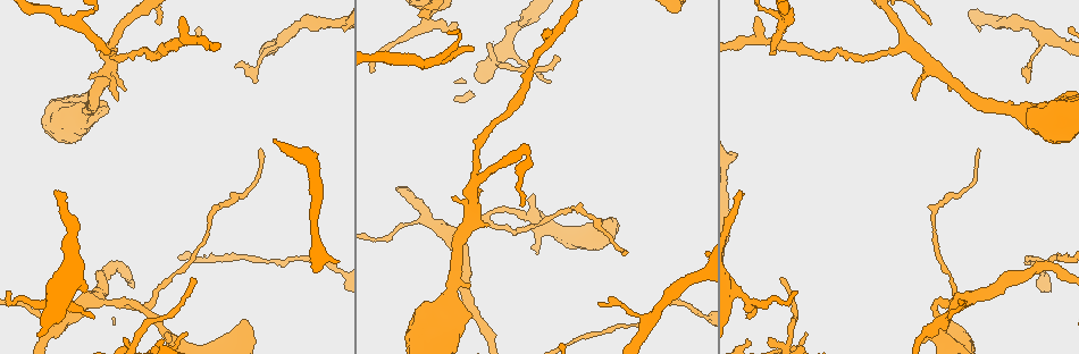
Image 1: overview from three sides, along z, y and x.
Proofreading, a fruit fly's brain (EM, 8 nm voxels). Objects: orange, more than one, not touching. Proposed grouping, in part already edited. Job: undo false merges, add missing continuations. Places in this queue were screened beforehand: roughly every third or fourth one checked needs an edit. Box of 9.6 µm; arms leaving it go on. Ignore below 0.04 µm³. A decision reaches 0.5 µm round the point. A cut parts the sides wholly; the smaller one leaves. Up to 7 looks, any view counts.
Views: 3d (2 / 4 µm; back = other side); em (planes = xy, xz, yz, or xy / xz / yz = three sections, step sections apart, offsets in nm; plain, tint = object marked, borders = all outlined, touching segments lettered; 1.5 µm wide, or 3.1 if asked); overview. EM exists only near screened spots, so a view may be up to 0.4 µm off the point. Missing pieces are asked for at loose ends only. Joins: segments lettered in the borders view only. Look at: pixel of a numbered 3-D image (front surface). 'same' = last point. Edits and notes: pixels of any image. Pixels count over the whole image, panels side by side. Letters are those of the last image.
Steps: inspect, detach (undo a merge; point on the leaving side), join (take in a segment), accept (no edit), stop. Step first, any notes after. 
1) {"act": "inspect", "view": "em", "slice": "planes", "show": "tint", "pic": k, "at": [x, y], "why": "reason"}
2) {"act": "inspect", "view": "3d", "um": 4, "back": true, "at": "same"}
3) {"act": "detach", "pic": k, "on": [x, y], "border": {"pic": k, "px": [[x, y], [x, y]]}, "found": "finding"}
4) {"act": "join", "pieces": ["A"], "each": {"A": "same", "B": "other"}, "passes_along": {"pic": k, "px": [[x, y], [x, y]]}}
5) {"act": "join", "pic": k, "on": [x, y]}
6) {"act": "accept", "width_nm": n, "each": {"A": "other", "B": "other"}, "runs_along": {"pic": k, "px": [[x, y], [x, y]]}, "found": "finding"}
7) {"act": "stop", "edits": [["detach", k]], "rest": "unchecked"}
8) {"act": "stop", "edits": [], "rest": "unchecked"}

{"act": "inspect", "view": "3d", "um": 4, "pic": 1, "at": [57, 192], "why": "long arm stops here"}

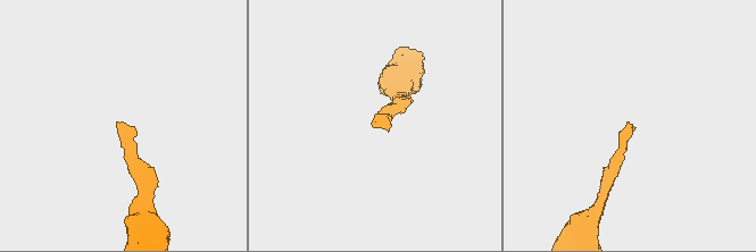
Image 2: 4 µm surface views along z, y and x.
{"act": "inspect", "view": "em", "slice": "planes", "show": "borders", "pic": 2, "at": [626, 121], "why": "need the tissue"}

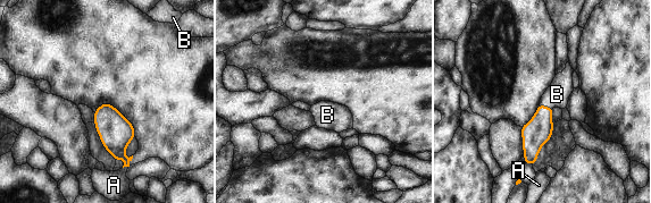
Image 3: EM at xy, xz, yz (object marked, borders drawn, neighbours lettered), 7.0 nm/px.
{"act": "join", "pieces": ["B"], "width_nm": 160, "each": {"A": "other", "B": "same"}, "found": "it goes on there"}

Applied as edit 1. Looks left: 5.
{"act": "inspect", "view": "em", "slice": "xz", "step": 4, "show": "borders", "pic": 1, "at": [108, 55], "why": "an open end"}

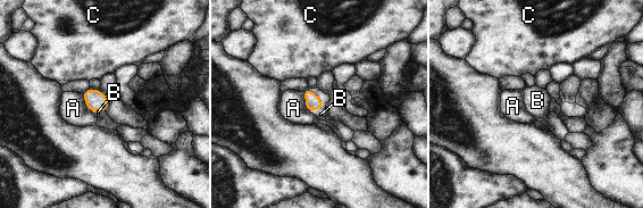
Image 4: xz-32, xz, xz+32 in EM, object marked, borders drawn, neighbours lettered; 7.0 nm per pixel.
{"act": "inspect", "view": "em", "slice": "planes", "show": "borders", "at": "same", "why": "another direction"}

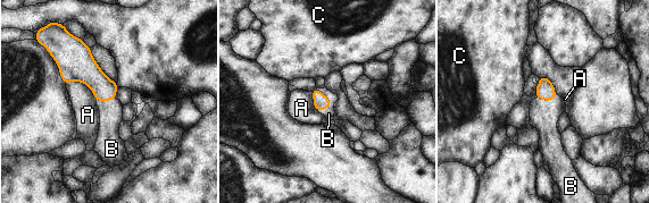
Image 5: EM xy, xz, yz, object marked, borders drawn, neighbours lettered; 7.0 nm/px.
{"act": "join", "pieces": ["B"], "each": {"A": "other", "B": "same", "C": "other"}, "passes_along": {"pic": 5, "px": [[321, 102], [327, 99], [329, 113]]}, "found": "it goes on there"}

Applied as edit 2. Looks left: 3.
{"act": "inspect", "view": "3d", "um": 2, "pic": 1, "at": [92, 318], "why": "branch stops here"}

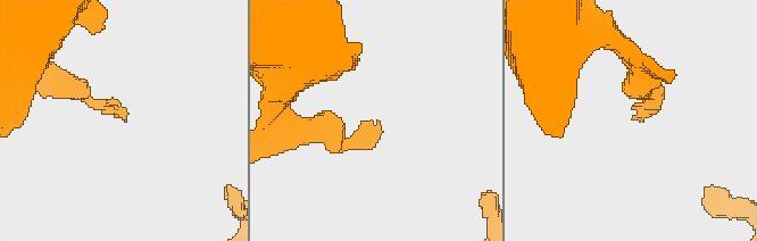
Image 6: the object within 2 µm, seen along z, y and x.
{"act": "inspect", "view": "em", "slice": "xz", "step": 4, "show": "plain", "pic": 6, "at": [124, 118]}

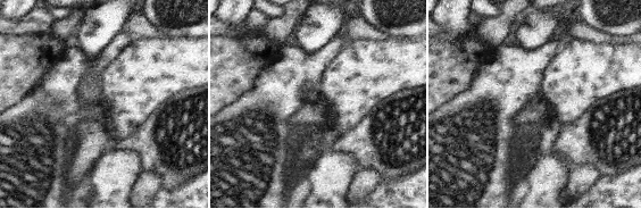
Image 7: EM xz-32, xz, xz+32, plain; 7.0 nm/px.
{"act": "inspect", "view": "em", "slice": "xz", "step": 4, "show": "borders", "at": "same", "why": "what lies round it"}

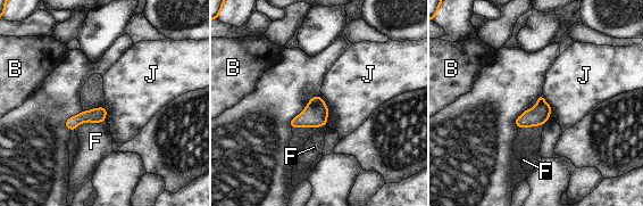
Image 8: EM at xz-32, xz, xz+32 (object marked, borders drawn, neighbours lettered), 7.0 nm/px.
{"act": "accept", "each": {"B": "other", "F": "other", "J": "other"}, "border": {"pic": 8, "px": [[320, 95], [327, 107], [327, 124]]}, "found": "no lettered segment goes on from it"}

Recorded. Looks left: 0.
{"act": "stop", "edits": [["join", 3], ["join", 5]], "rest": "unchecked"}

